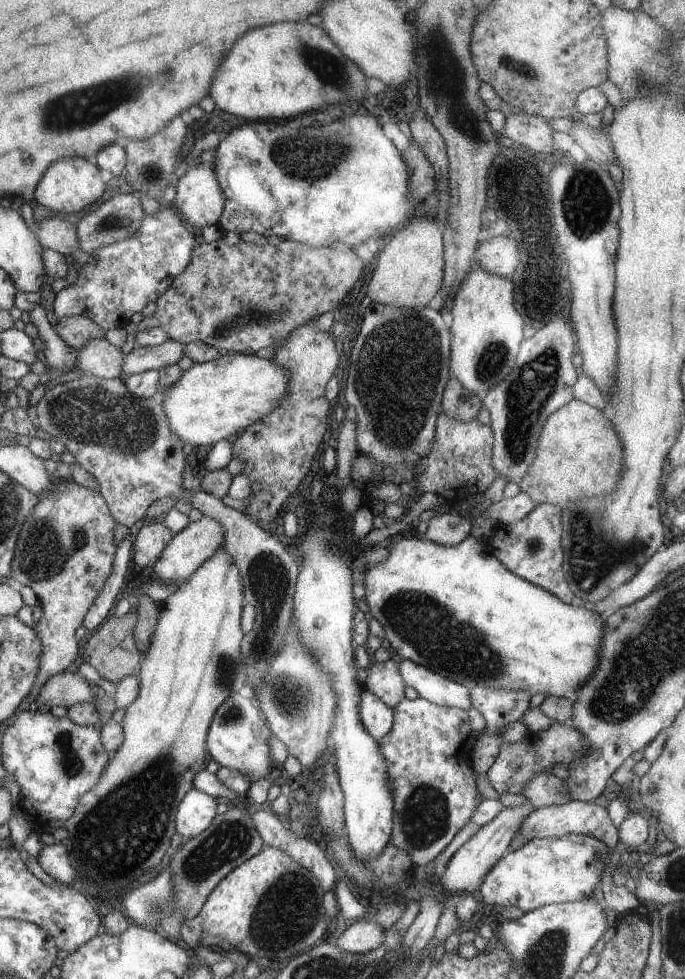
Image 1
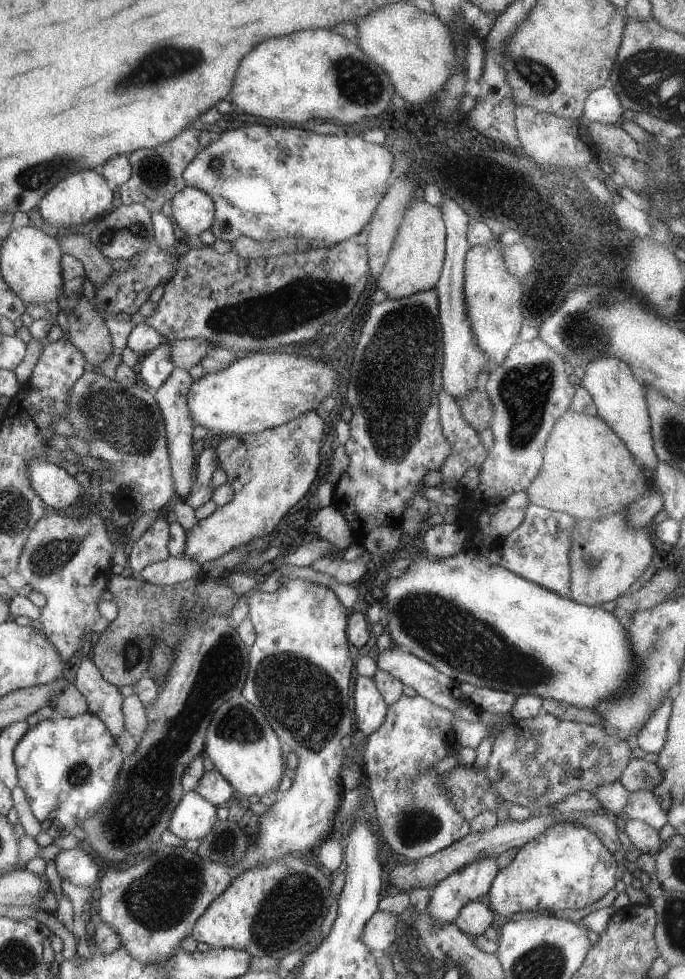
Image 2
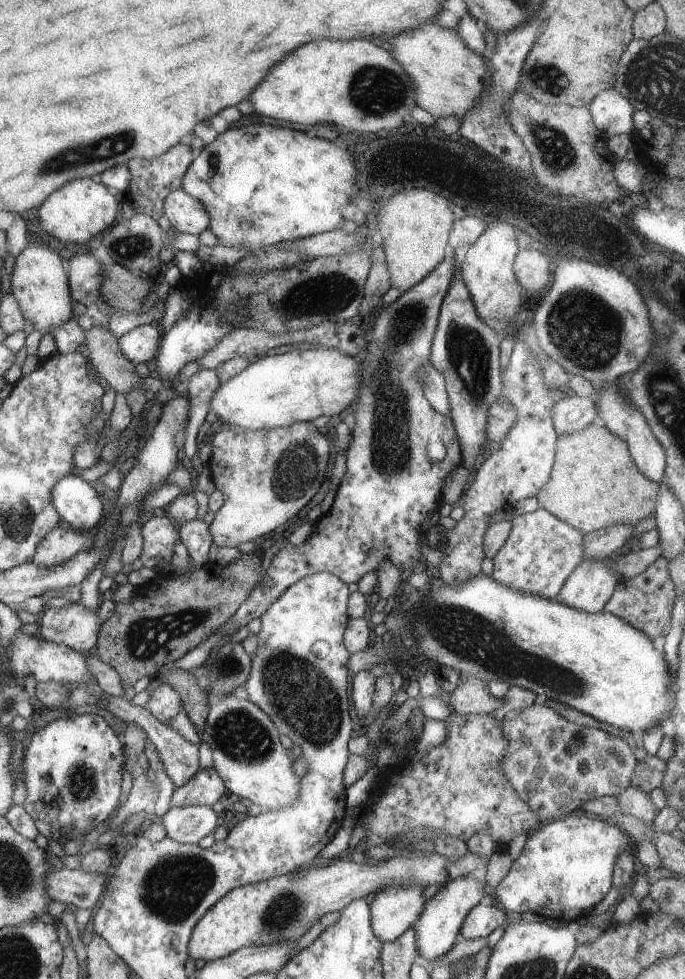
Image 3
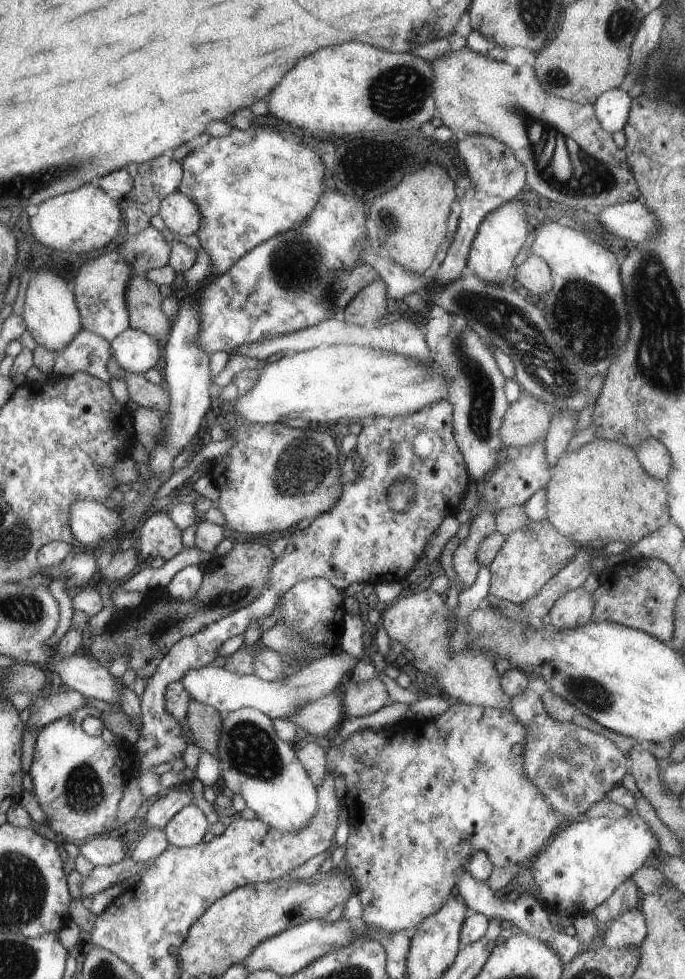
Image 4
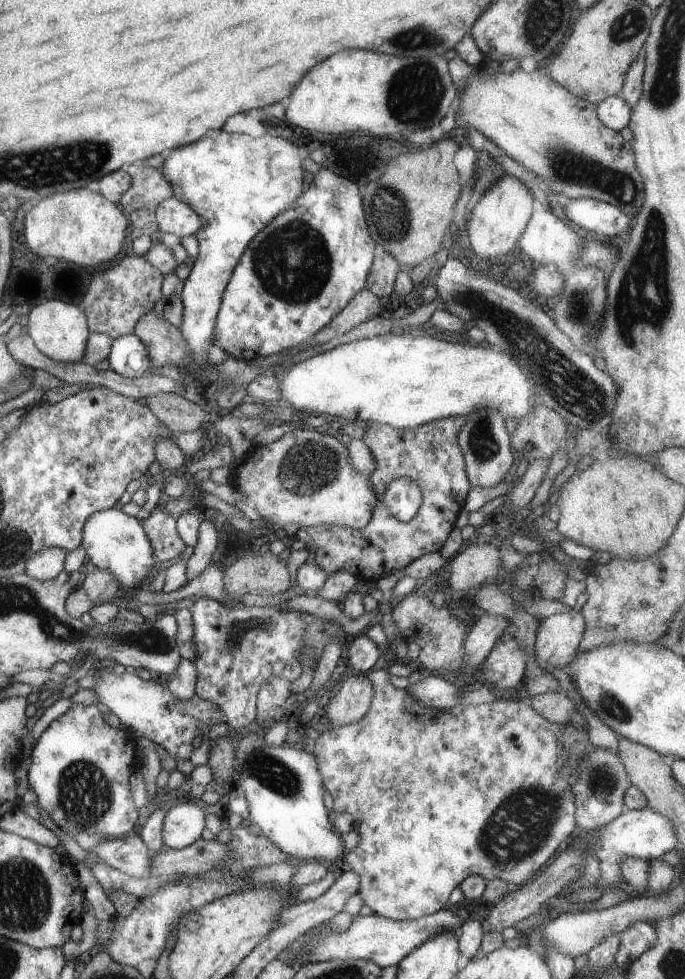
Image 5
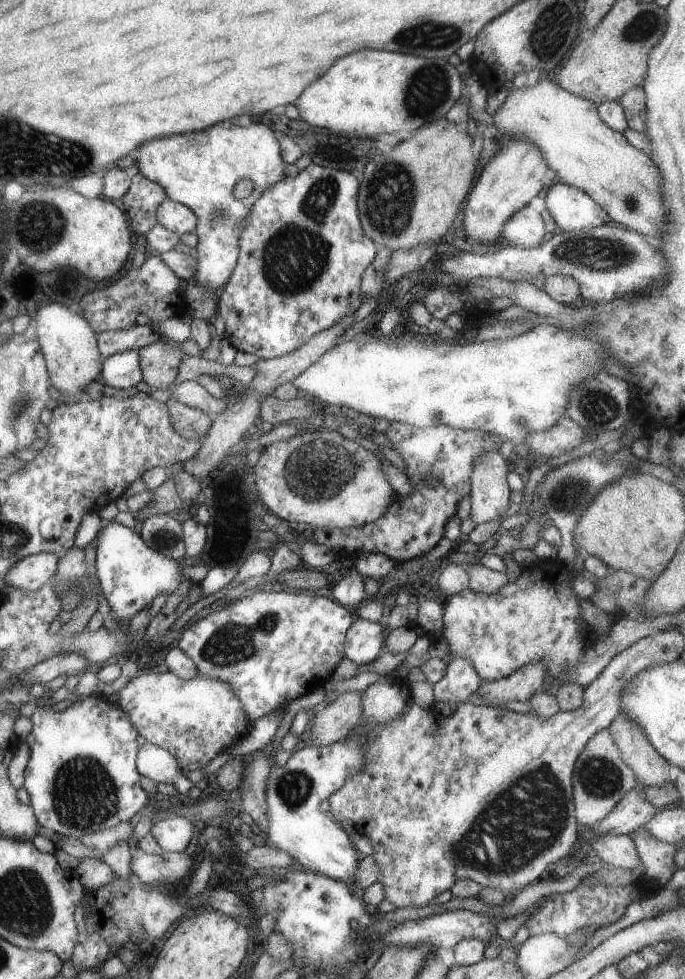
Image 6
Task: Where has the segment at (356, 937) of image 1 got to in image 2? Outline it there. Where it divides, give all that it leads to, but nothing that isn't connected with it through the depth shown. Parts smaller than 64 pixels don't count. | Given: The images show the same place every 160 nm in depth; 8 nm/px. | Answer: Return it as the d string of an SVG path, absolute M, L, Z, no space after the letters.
M378 909L364 927L363 941L366 946L377 955L385 953L397 937L396 926L400 921L396 913Z

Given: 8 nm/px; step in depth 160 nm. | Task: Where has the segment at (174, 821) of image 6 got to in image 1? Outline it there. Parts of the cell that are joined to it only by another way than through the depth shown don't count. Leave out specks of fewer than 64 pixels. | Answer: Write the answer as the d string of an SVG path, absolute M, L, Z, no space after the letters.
M193 788L179 804L176 815L176 832L181 834L185 841L202 834L211 826L215 816L218 815L216 808L218 808L218 804L216 804L213 796Z

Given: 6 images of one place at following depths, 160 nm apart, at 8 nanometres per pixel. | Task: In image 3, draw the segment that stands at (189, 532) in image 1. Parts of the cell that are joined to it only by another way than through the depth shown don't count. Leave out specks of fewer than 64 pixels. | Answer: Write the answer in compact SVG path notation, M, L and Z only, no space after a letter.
M302 421L287 427L257 431L225 426L214 436L211 444L212 455L208 462L211 480L222 492L225 503L215 514L209 529L213 543L221 547L238 547L242 542L256 540L278 526L286 524L316 496L325 481L330 444L326 436L322 435L310 422Z

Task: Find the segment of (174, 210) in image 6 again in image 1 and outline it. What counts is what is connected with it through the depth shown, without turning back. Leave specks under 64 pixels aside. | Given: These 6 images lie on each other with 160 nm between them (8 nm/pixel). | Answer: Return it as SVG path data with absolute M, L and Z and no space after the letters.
M210 163L192 166L175 187L172 203L192 228L197 228L199 233L204 227L218 224L223 216L225 198Z

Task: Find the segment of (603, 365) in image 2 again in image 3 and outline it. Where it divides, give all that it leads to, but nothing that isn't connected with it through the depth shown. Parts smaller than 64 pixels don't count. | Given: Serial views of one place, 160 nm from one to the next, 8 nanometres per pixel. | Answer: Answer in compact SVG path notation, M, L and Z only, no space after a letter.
M615 384L605 385L597 409L598 422L605 426L612 434L619 436L628 445L631 457L634 459L639 471L654 482L661 483L666 468L666 455L663 446L648 426L644 415L619 392Z

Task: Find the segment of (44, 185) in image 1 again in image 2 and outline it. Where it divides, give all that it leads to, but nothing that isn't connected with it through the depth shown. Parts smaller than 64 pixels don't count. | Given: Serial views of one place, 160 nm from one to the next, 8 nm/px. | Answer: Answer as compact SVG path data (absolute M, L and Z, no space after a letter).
M96 170L80 171L73 173L72 176L64 177L54 188L44 195L42 202L38 207L40 216L51 224L62 228L70 228L70 226L78 226L78 224L87 224L94 218L101 218L112 210L112 200L114 192L108 188L106 178L98 176Z

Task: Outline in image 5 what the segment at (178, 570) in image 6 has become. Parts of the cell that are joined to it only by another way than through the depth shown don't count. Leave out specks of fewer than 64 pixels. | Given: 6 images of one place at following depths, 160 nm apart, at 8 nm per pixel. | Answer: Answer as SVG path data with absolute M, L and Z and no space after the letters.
M115 508L100 510L88 518L84 524L83 546L90 562L99 570L110 572L128 594L146 587L152 566L157 562L154 546L151 545L142 522Z

